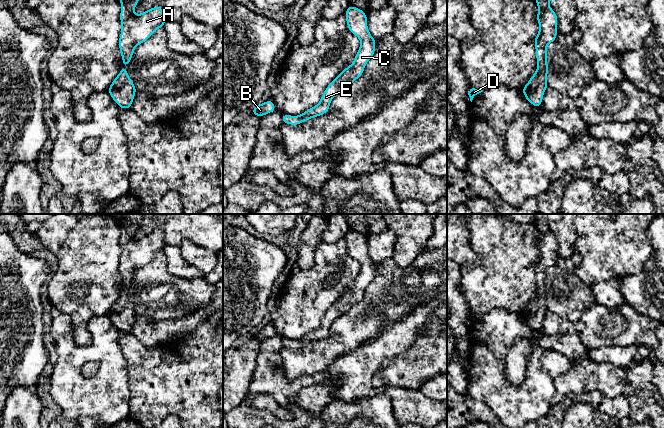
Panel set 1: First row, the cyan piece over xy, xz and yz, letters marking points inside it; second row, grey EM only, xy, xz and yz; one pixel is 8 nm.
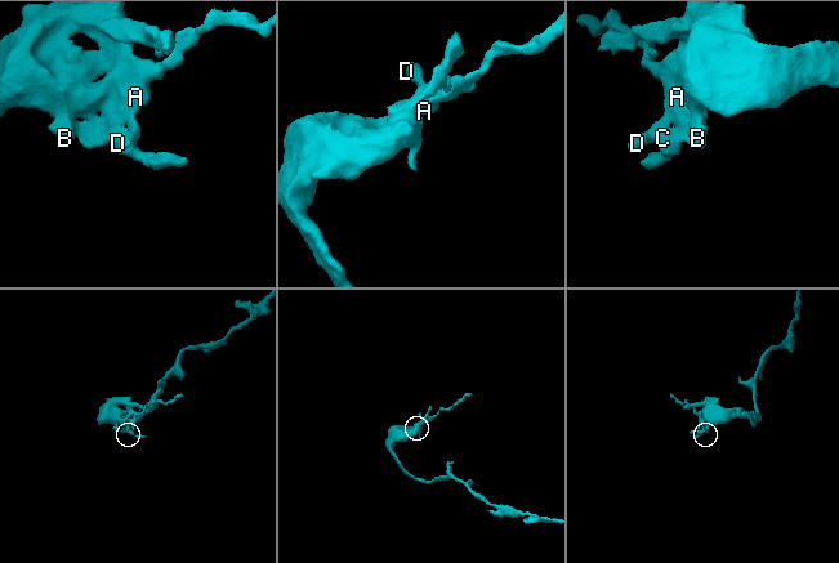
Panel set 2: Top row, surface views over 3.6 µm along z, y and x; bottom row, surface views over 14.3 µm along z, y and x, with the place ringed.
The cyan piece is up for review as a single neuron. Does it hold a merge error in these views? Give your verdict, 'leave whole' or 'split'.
leave whole

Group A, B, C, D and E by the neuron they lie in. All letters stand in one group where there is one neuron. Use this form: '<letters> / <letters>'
A B C D E

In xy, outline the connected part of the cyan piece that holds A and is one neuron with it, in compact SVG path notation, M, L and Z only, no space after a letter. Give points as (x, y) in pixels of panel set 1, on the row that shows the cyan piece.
M138 0L119 1L122 5L119 48L124 66L111 83L108 93L121 109L130 109L137 90L125 66L130 63L135 47L148 40L156 29L163 28L167 20L161 6L157 5L140 15L135 15L133 8L138 5Z

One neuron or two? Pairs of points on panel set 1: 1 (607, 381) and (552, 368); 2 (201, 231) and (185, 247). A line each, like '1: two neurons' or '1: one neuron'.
1: two neurons
2: two neurons

